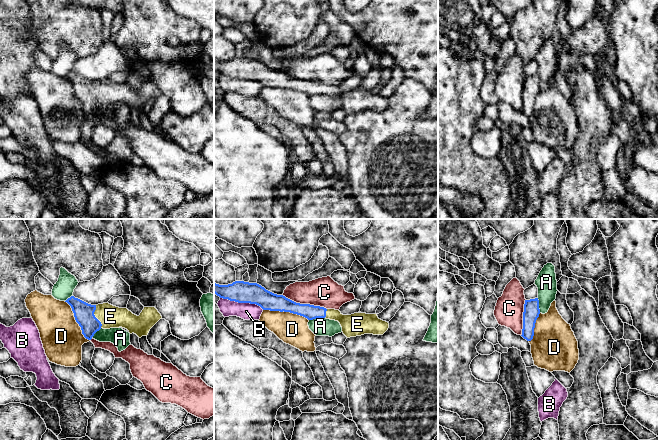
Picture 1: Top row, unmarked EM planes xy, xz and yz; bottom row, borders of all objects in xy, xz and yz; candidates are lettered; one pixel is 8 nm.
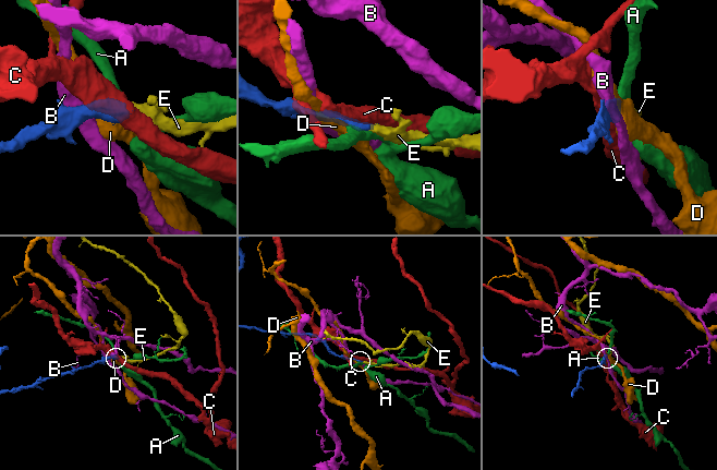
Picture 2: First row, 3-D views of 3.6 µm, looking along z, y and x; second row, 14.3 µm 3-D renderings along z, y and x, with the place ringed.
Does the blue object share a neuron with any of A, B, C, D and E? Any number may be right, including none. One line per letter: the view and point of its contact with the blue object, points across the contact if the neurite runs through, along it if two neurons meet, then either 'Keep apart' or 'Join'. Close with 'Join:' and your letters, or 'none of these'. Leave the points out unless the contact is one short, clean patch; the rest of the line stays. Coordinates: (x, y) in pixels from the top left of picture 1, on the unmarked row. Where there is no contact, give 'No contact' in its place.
A: Touches blue at xz (316, 93). Boundary: xz (324, 93), (316, 93), (309, 96). Keep apart
B: Touches blue at xz (242, 78). Boundary: xz (220, 73), (238, 78), (255, 79), (263, 85). Keep apart
C: Touches blue at xz (304, 80). Keep apart
D: Touches blue at xz (286, 87). Keep apart
E: Touches blue at xy (94, 92). Path across: xy (83, 88), (87, 92), (94, 92), (110, 92). Join
Join: E

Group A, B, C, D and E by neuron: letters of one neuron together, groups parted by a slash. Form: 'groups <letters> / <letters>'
groups A / B / C / D / E

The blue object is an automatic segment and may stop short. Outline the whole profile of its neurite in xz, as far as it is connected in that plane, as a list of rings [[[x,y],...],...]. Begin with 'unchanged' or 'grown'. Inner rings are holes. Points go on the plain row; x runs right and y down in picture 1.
grown; [[[235,57],[228,61],[214,59],[214,69],[220,74],[230,77],[256,80],[263,86],[290,88],[308,96],[326,94],[338,97],[343,110],[347,114],[364,110],[383,111],[389,104],[389,99],[379,95],[377,90],[358,88],[343,91],[339,86],[296,79],[283,71],[277,71],[266,66],[257,59],[244,57]]]

